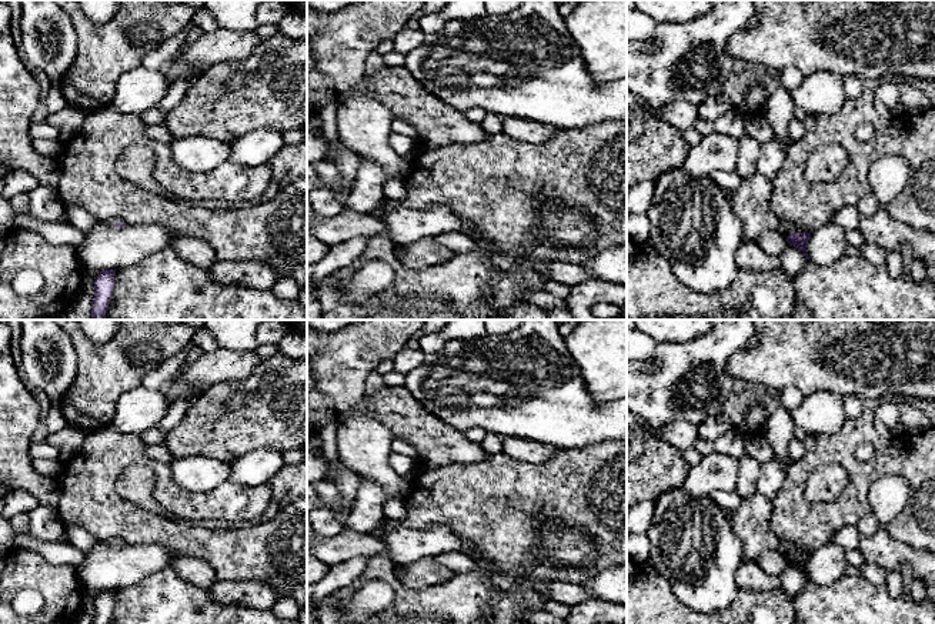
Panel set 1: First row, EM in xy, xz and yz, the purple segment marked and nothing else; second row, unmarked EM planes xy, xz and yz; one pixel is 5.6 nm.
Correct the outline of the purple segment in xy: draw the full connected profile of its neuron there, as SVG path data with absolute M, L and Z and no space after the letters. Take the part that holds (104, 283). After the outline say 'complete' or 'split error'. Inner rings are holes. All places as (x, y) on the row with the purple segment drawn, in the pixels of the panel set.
M101 270L94 280L94 298L91 308L91 320L104 320L114 288L116 270Z; complete

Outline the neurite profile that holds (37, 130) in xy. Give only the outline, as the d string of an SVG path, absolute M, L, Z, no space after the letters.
M33 121L29 129L29 136L33 141L40 139L54 140L60 139L60 131L46 121Z

